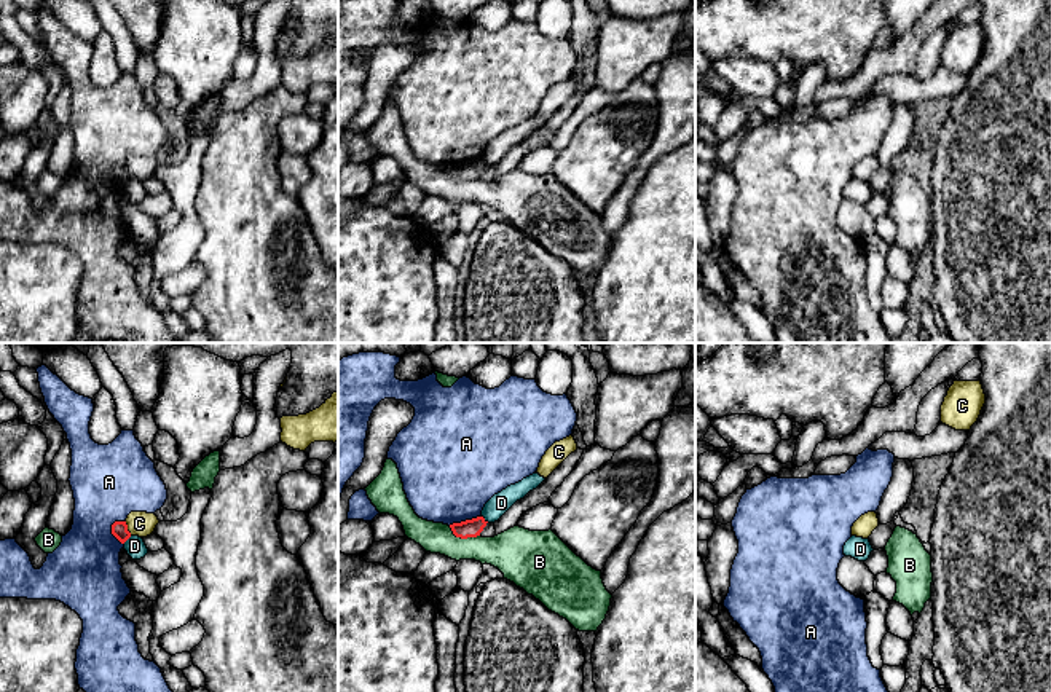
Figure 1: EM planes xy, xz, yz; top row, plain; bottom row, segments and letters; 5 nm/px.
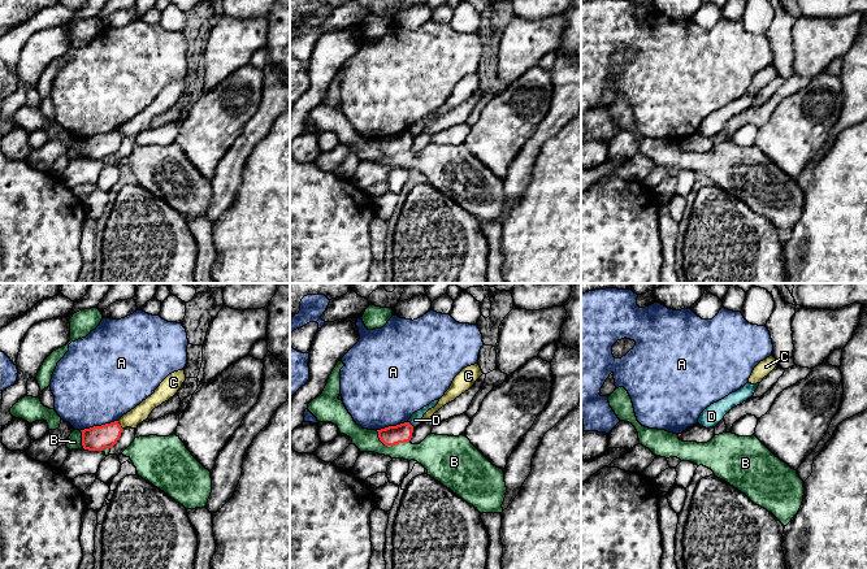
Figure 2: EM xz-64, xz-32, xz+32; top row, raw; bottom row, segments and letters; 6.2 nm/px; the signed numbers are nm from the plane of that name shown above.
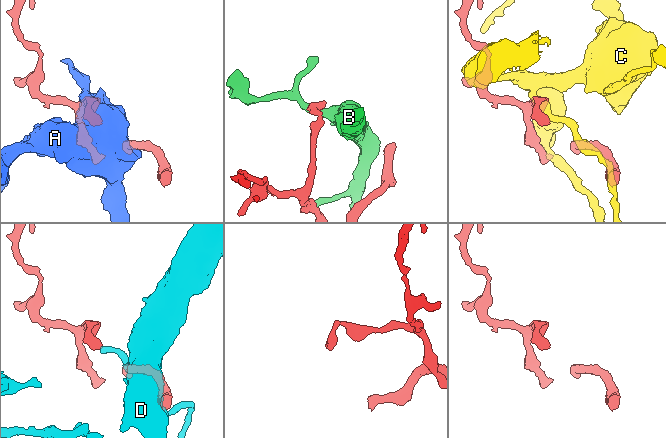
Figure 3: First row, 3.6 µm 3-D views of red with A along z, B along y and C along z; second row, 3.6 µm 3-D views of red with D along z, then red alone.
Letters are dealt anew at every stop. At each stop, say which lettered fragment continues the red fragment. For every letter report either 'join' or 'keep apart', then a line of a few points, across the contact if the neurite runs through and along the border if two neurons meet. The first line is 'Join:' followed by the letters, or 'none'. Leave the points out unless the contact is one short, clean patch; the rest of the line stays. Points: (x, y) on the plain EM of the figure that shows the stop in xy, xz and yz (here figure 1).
Join: none
A: keep apart
B: keep apart; line xz (448, 169), (461, 180), (479, 179)
C: keep apart
D: keep apart; line xz (482, 158), (488, 165)

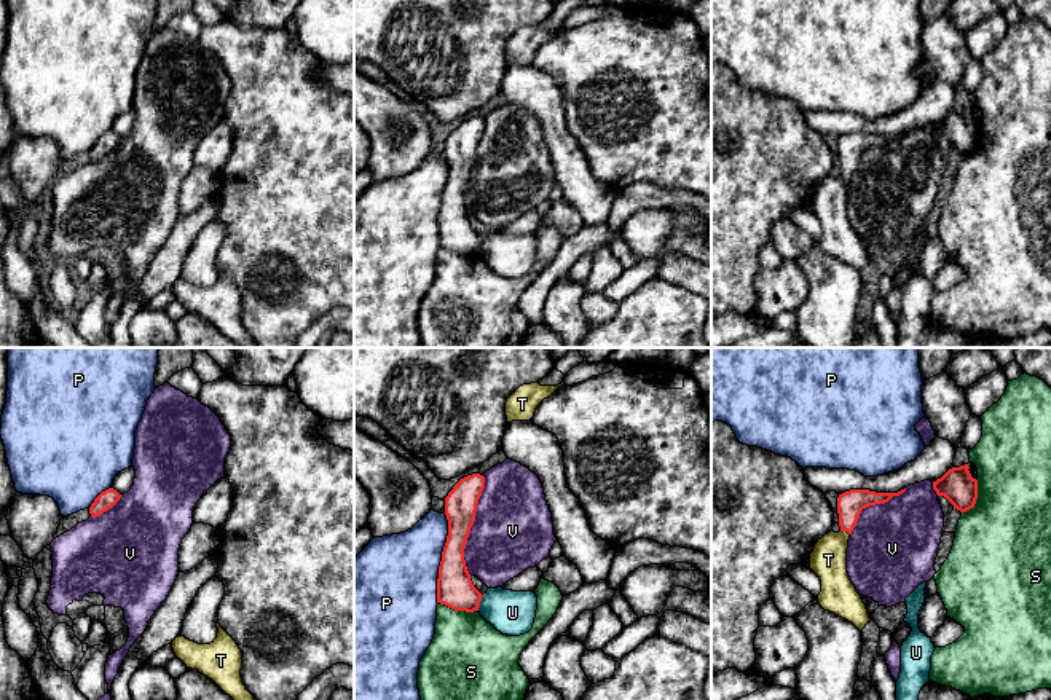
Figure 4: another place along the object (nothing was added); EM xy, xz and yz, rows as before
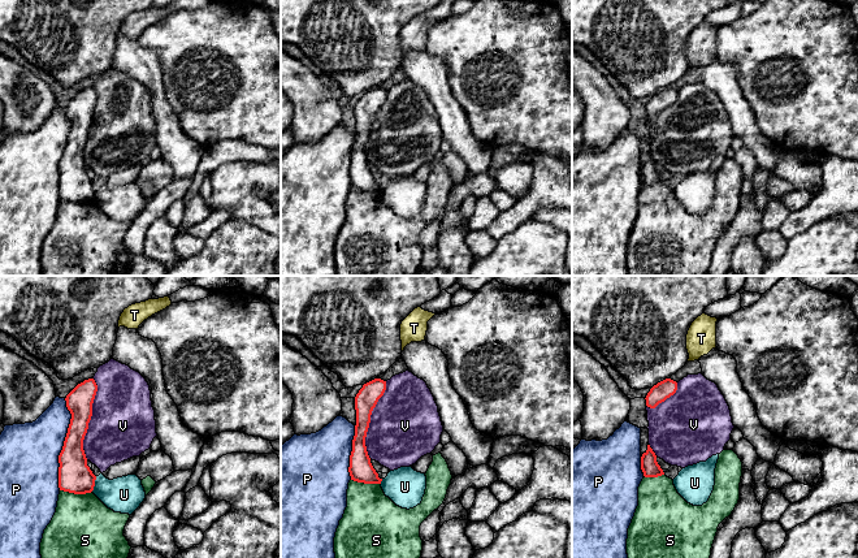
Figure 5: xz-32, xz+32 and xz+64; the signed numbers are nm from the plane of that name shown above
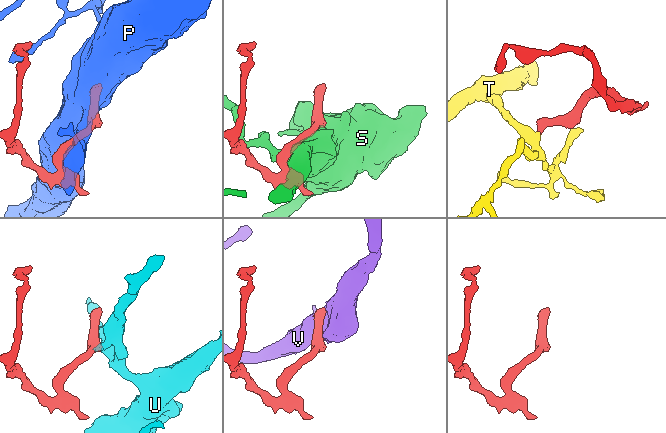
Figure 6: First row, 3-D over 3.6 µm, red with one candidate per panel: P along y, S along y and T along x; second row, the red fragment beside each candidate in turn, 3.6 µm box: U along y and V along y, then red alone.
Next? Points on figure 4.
Join: T
P: keep apart
S: keep apart
T: join; line yz (850, 145), (846, 173), (831, 192), (828, 203)
U: keep apart; line xz (484, 238), (477, 252)
V: keep apart

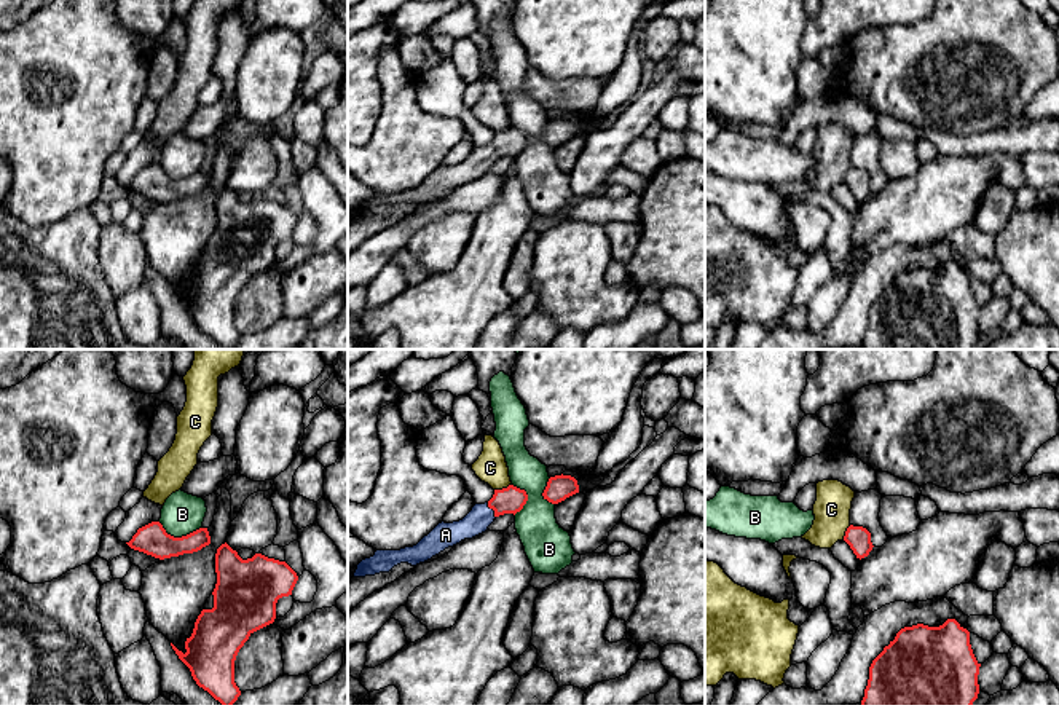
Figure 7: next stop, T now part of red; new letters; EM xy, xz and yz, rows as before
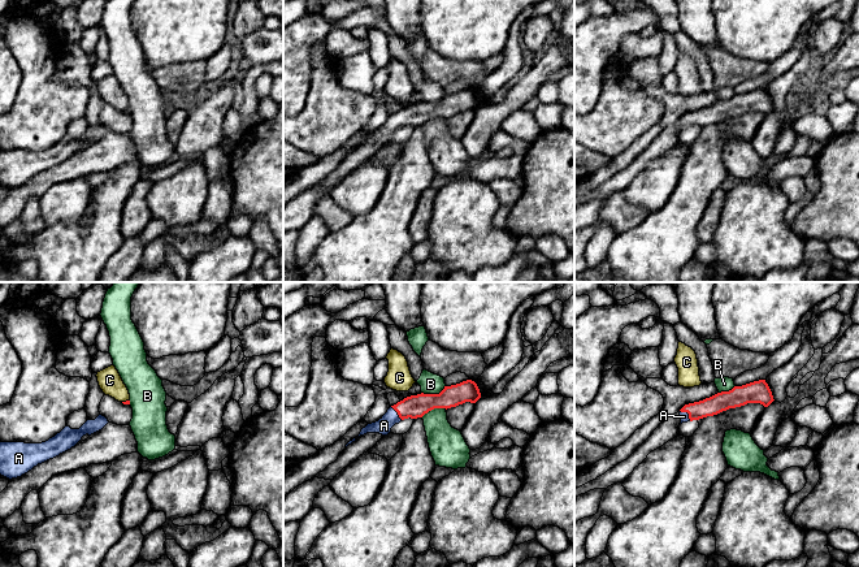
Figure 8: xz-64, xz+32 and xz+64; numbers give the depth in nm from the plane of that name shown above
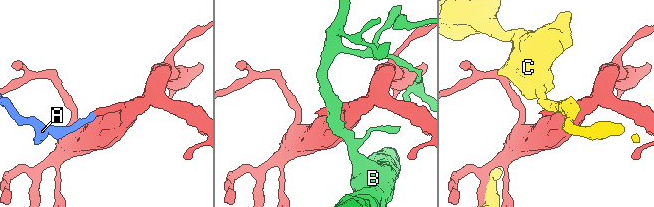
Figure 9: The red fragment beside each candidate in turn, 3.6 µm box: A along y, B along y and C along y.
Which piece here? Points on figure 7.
Join: A
A: join; line xz (511, 142), (503, 144), (493, 152), (480, 160)
B: keep apart
C: keep apart

